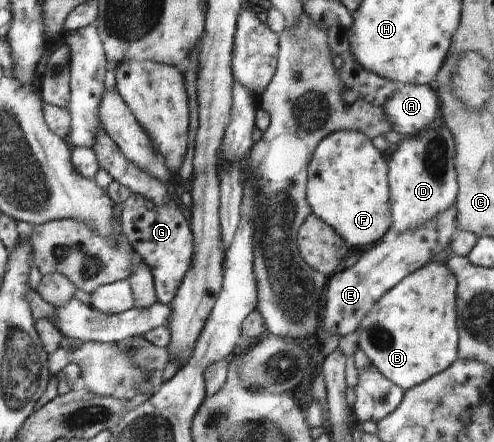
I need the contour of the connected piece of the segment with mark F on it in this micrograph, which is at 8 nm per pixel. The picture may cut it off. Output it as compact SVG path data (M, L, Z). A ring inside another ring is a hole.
M338 130L338 133L333 132L330 137L326 137L326 141L322 141L322 145L318 145L318 153L314 153L314 161L310 161L310 204L314 205L314 214L320 218L327 225L333 227L338 234L342 235L342 238L353 247L364 247L365 245L377 244L378 242L386 239L390 236L390 227L393 225L392 207L390 201L392 195L388 191L389 181L389 165L386 165L384 157L380 155L380 151L372 145L372 141L366 137L365 134L358 132L357 130Z

